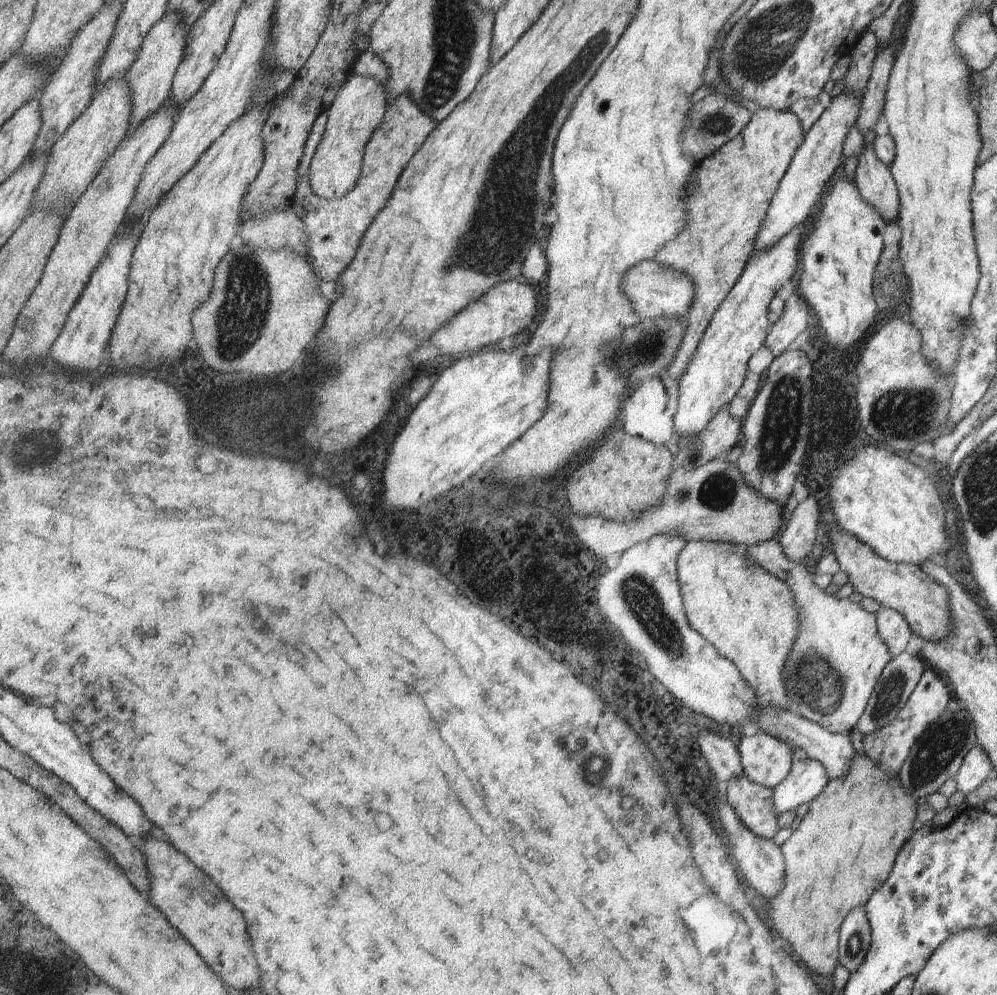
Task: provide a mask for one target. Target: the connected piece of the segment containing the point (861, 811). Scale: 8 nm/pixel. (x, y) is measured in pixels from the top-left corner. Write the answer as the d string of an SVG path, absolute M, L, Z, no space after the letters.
M864 753L853 755L848 762L848 771L834 779L828 779L827 784L823 790L812 800L809 801L807 812L800 818L799 825L791 833L791 835L779 845L779 850L784 858L784 875L783 886L777 893L775 898L770 898L771 902L771 924L773 928L779 932L779 936L789 942L789 946L795 950L795 954L819 976L823 979L829 979L826 975L832 974L834 966L837 965L838 960L838 930L842 923L843 917L847 912L855 907L865 906L868 896L887 878L891 870L895 855L901 848L901 845L910 837L915 828L916 817L916 800L901 786L899 779L892 777L887 771L878 767L867 755Z

